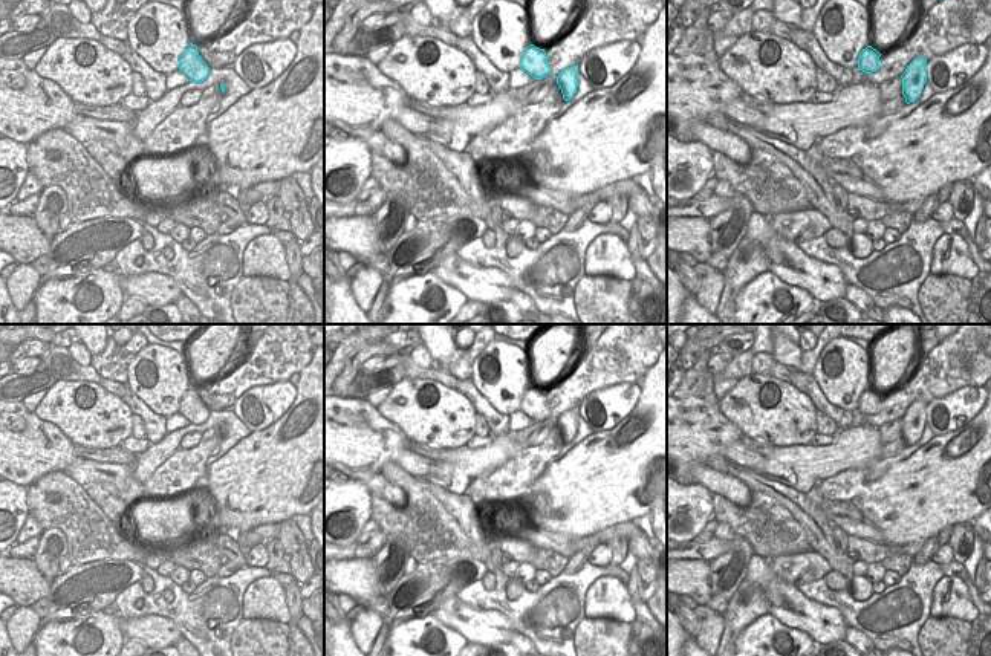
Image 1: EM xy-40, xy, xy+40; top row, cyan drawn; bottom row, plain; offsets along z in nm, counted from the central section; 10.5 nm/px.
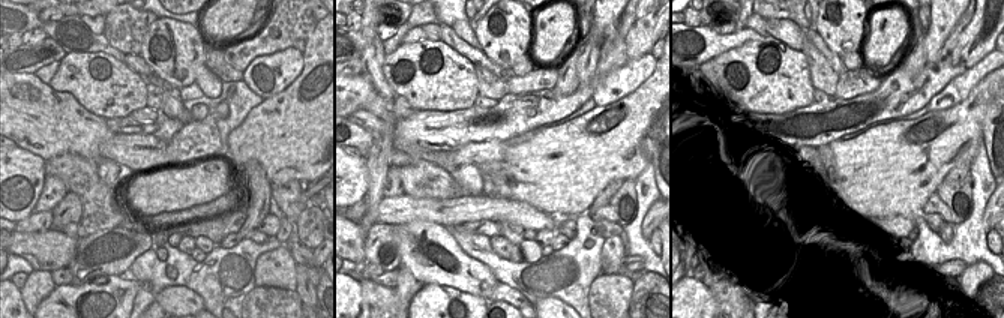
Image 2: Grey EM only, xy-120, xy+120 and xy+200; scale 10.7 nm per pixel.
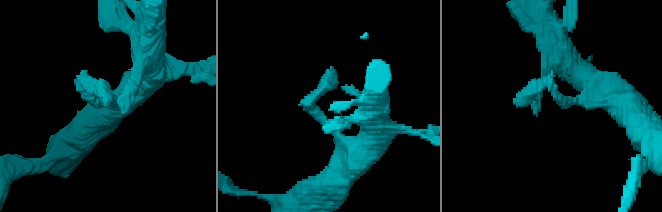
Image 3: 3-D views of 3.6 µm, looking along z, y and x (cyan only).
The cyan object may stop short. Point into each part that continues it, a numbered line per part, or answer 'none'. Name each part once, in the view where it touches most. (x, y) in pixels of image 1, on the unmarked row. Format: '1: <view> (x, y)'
none.

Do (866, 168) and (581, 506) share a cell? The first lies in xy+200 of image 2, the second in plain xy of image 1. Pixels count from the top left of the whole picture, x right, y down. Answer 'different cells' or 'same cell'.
same cell

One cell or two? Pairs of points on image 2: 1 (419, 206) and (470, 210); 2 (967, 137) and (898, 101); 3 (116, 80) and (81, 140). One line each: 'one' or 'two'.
1: one
2: two
3: two

